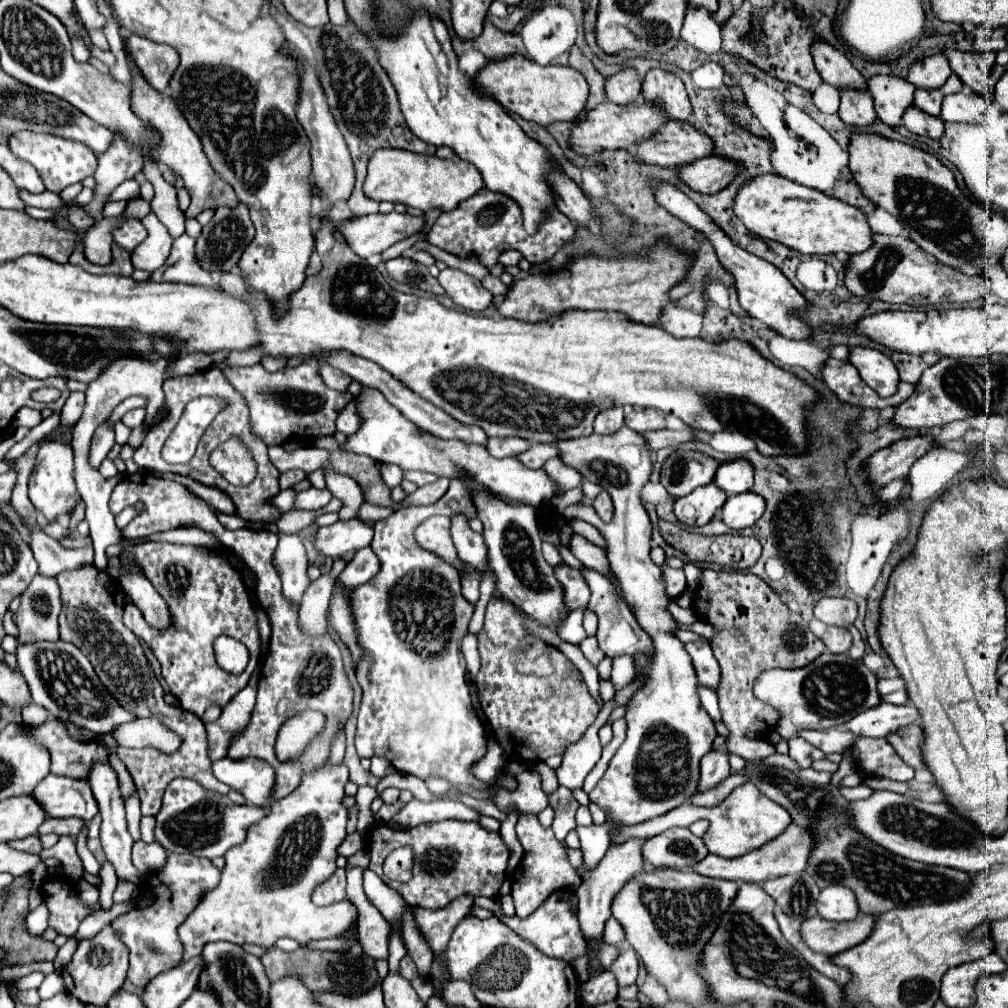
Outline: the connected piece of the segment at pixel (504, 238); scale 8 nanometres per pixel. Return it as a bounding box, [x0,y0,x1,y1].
[428,188,574,268]

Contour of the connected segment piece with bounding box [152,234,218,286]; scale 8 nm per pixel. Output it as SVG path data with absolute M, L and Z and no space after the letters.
M182 234L174 240L172 252L168 260L154 270L152 280L168 280L168 282L186 282L186 284L202 284L202 286L218 286L214 276L210 272L204 272L194 254L194 238L188 234Z

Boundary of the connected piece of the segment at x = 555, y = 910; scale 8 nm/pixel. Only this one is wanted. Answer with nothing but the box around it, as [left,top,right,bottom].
[496,890,586,962]

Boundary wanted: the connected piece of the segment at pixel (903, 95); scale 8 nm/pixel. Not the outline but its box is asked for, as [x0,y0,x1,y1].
[868,76,914,128]

